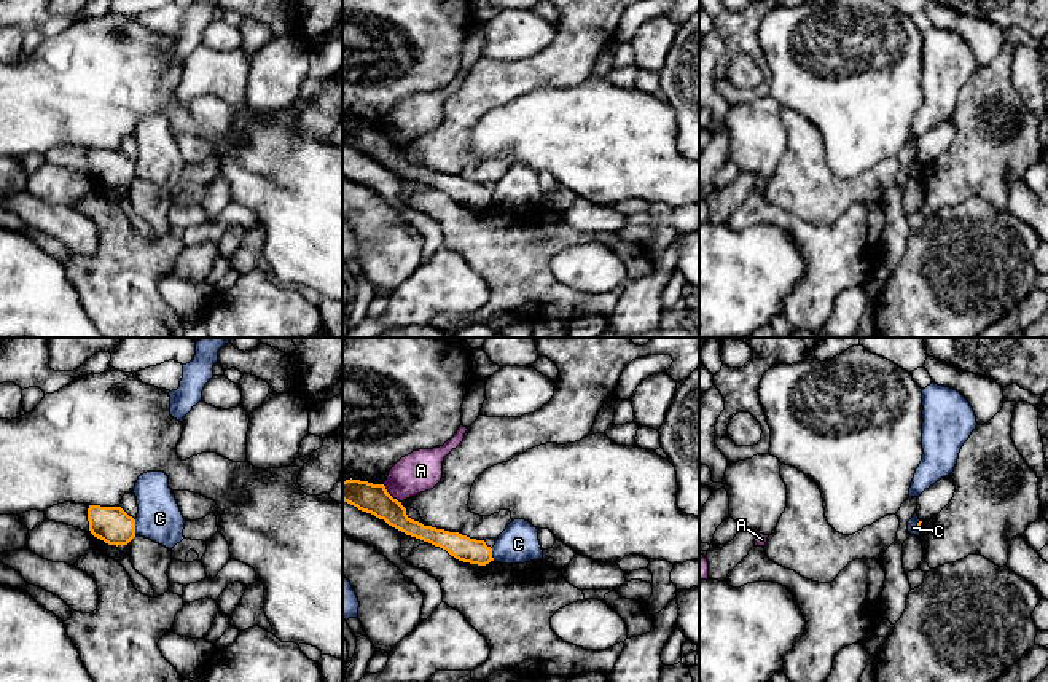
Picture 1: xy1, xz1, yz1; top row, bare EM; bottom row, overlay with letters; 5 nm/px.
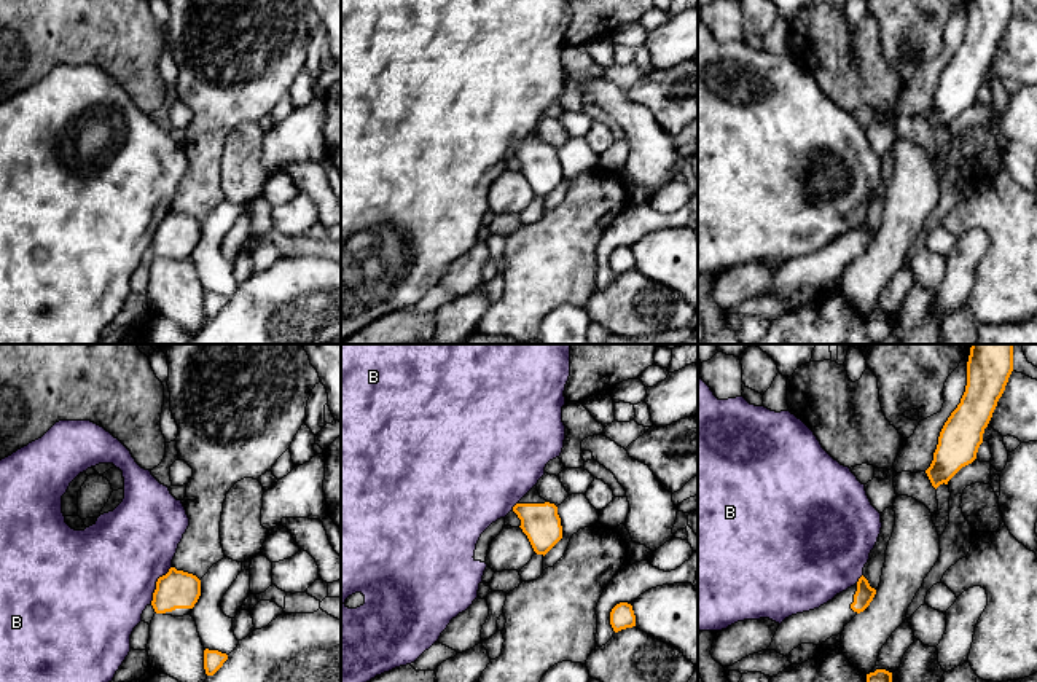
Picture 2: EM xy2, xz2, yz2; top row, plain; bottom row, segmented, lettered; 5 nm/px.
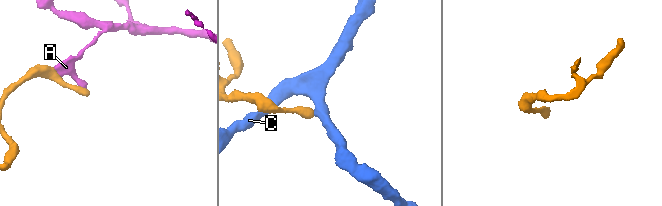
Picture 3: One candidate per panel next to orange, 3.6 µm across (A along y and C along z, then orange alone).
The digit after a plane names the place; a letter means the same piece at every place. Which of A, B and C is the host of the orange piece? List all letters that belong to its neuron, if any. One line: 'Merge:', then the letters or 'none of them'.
Merge: none of them

